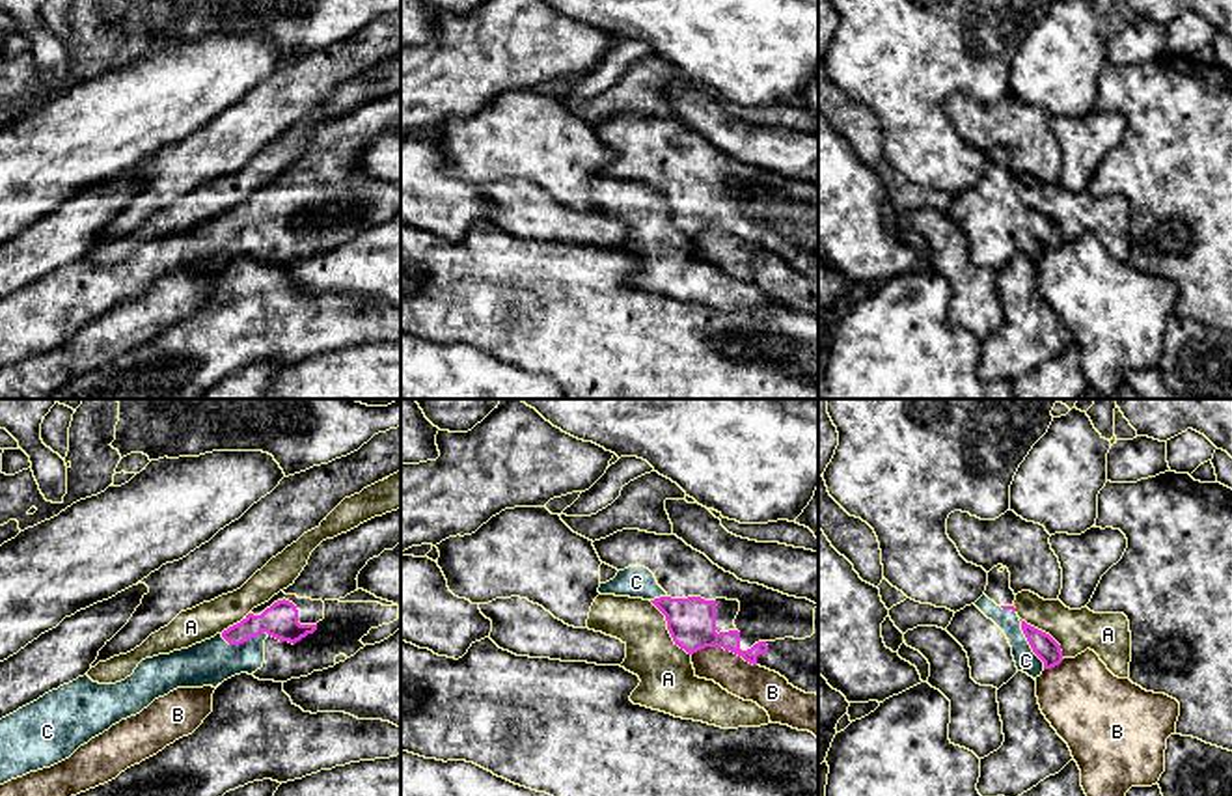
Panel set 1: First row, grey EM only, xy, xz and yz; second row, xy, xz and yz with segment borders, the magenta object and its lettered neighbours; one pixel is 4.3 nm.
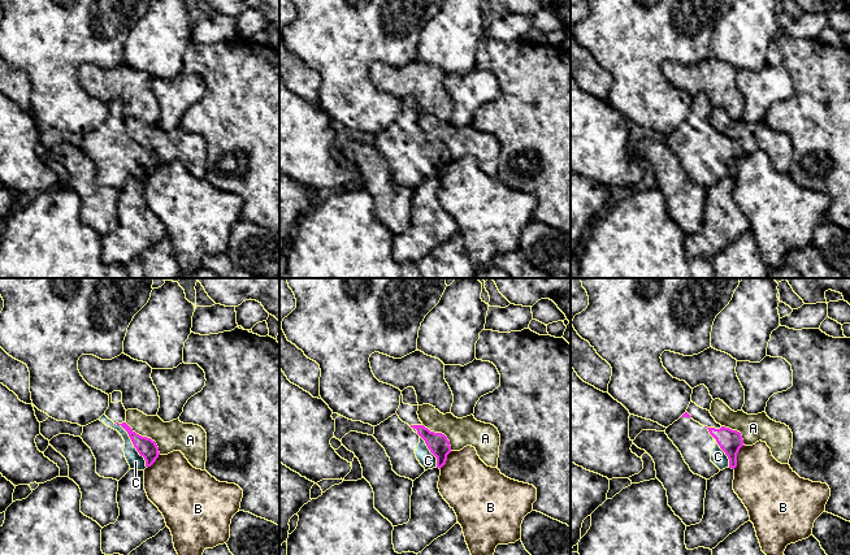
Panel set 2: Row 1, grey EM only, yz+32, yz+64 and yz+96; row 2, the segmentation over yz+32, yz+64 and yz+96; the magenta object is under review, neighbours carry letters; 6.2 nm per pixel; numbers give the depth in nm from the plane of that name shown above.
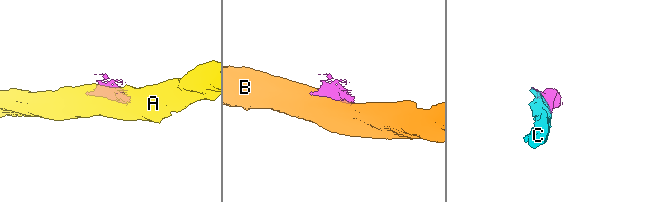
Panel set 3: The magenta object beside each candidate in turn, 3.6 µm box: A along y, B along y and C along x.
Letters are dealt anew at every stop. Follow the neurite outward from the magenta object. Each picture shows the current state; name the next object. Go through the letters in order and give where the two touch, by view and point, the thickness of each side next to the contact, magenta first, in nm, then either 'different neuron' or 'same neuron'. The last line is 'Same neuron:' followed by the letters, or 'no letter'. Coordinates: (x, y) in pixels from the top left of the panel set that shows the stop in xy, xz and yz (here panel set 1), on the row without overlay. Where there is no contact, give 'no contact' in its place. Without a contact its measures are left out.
A: contact xz (668, 211); calibres 200 and 240 nm; different neuron
B: contact xz (724, 230); calibres 200 and 160 nm; different neuron
C: contact xy (245, 222); calibres 150 and 200 nm; same neuron
Same neuron: C

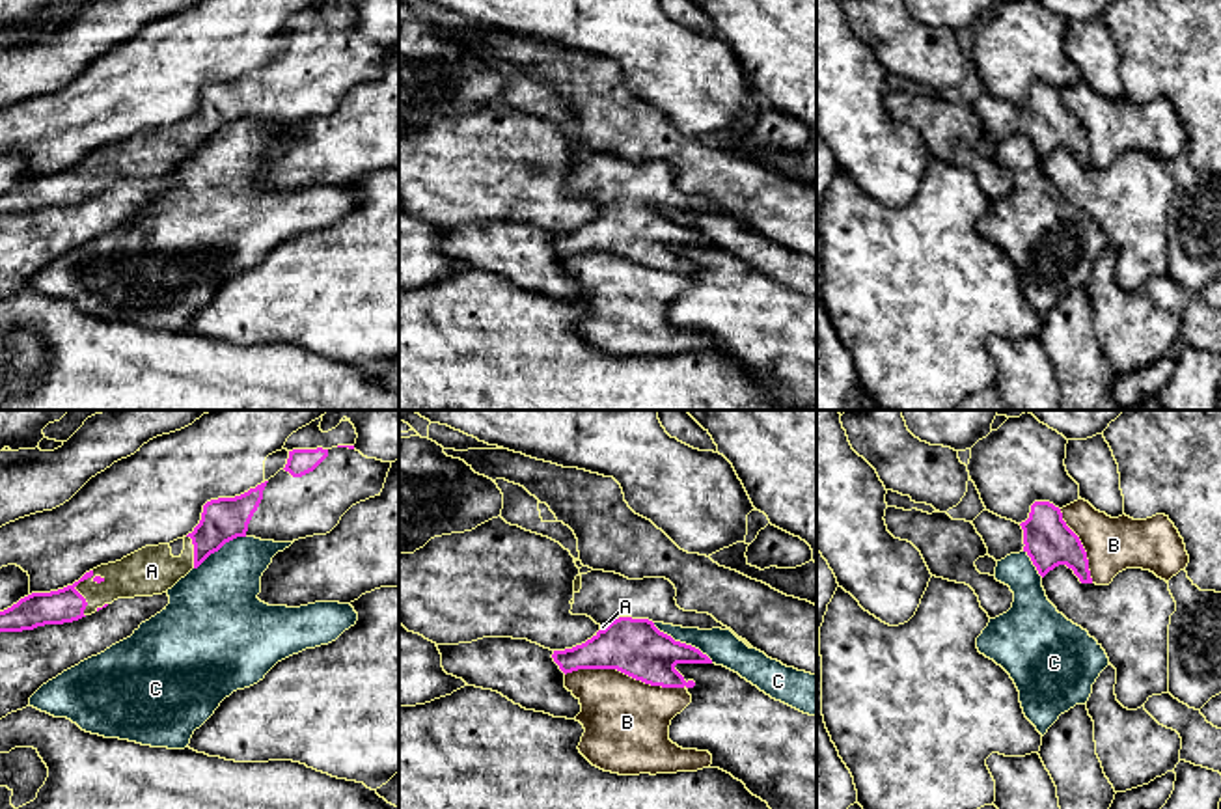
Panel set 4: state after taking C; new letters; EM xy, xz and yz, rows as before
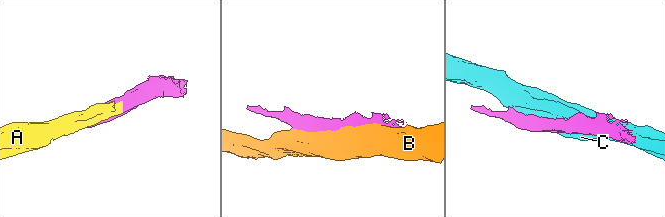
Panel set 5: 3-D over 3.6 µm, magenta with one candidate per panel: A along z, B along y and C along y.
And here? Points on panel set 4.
A: contact xy (77, 174); calibres 150 and 180 nm; same neuron
B: contact xz (627, 256); calibres 240 and 360 nm; different neuron
C: contact xz (683, 226); calibres 240 and 150 nm; different neuron
Same neuron: A

